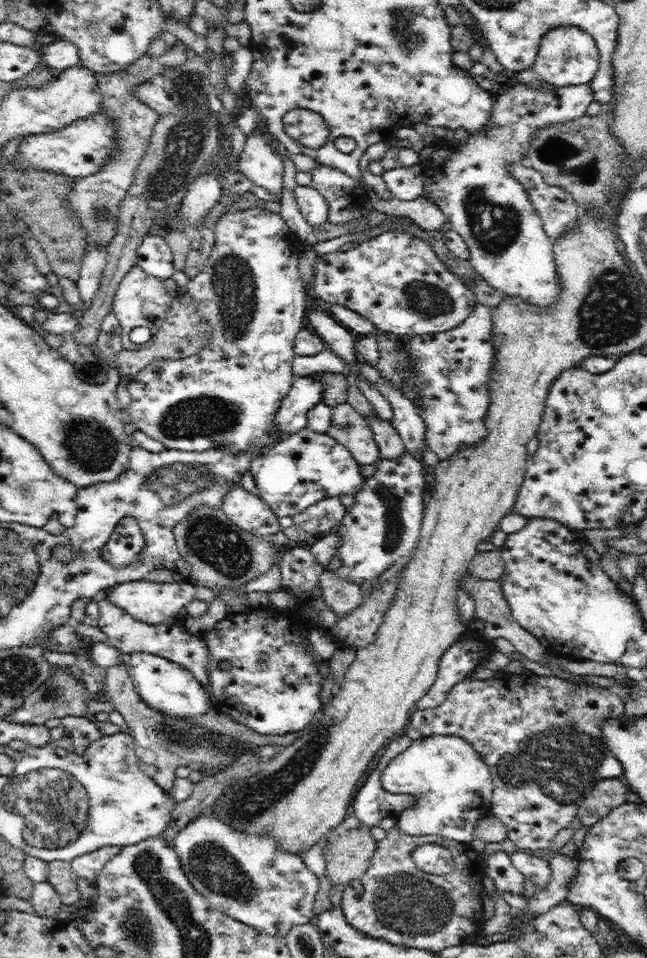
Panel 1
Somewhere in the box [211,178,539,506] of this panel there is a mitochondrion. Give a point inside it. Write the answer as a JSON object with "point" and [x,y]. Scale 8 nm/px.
{"point":[495,224]}

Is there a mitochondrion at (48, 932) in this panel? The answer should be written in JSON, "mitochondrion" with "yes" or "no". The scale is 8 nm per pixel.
{"mitochondrion":"no"}

